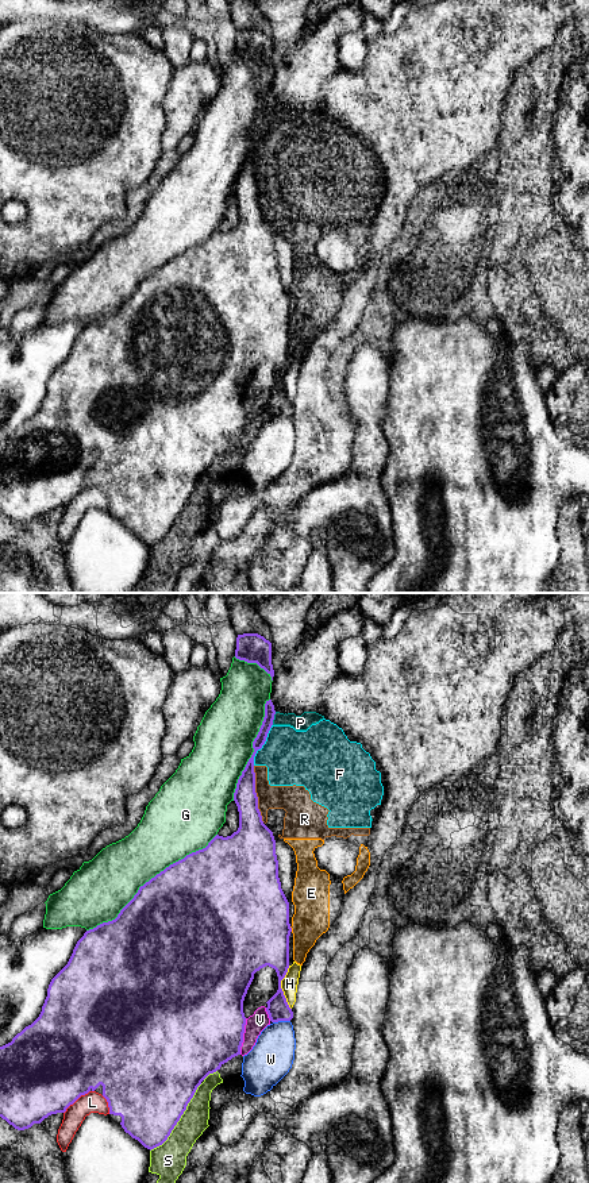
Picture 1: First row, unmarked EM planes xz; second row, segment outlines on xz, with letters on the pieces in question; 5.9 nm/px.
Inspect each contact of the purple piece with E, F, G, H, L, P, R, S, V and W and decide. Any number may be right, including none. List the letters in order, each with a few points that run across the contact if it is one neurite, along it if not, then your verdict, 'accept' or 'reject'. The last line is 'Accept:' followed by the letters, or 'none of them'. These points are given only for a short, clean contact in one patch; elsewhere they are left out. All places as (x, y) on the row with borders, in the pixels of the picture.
E: reject
F: reject
G: reject
H: reject
L: reject
P: reject
R: reject
S: reject
V: reject
W: line xz (289, 1020), (273, 1022); reject
Accept: none of them

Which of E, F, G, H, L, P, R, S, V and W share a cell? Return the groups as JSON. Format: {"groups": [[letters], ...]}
{"groups": [["E", "F", "P", "R", "S", "V"], ["G"], ["H", "W"], ["L"]]}

